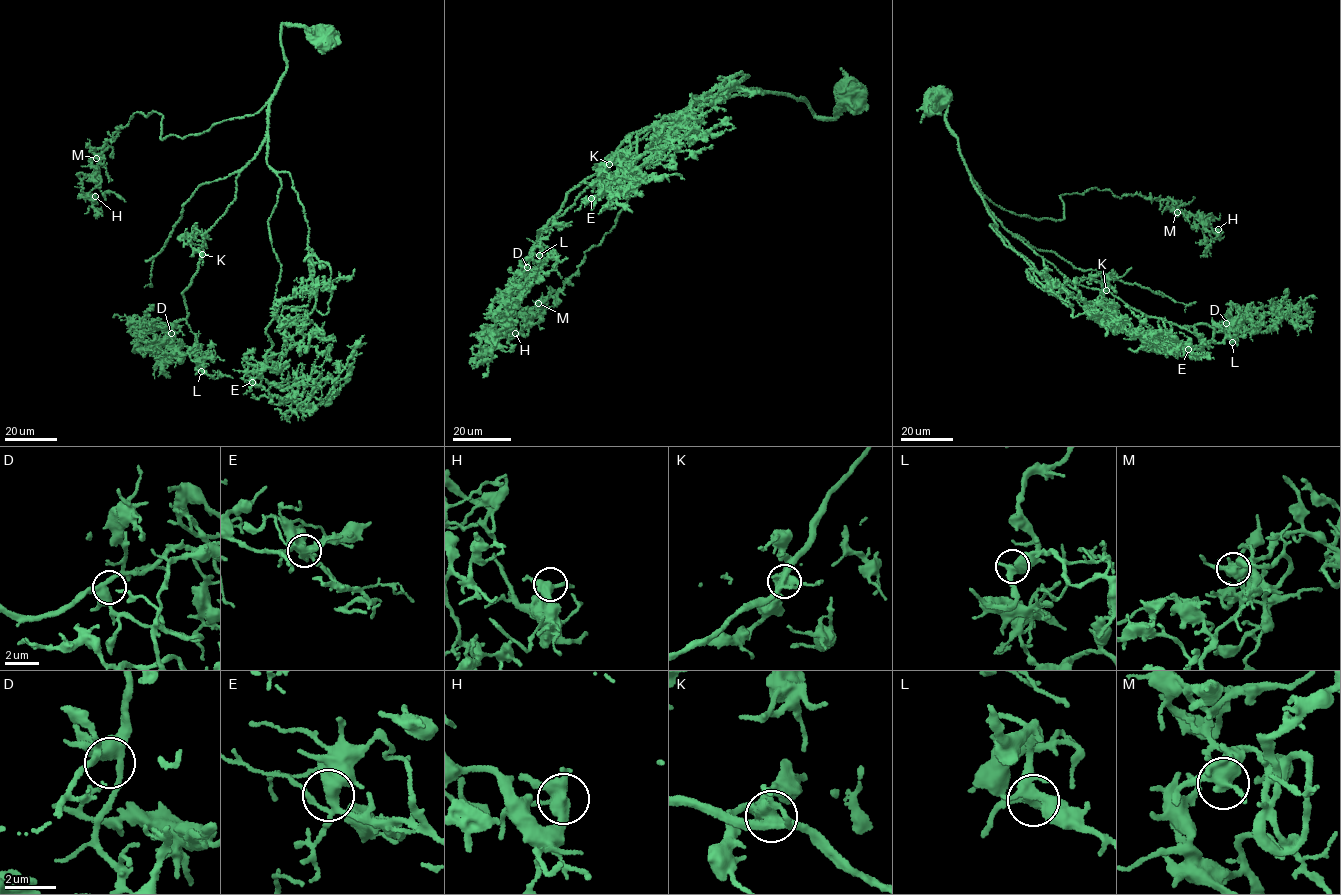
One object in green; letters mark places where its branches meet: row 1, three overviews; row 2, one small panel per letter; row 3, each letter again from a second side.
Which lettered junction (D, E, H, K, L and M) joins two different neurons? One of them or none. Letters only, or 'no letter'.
no letter

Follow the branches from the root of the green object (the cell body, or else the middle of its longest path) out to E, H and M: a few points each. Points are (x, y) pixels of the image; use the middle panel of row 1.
E: (851, 93), (820, 119), (803, 97), (724, 84), (637, 135), (636, 152), (607, 164), (614, 182), (591, 198)
H: (851, 93), (827, 119), (770, 92), (691, 113), (632, 164), (639, 185), (614, 226), (515, 333)
M: (851, 93), (827, 119), (770, 92), (691, 113), (632, 164), (639, 185), (614, 226), (538, 303)

